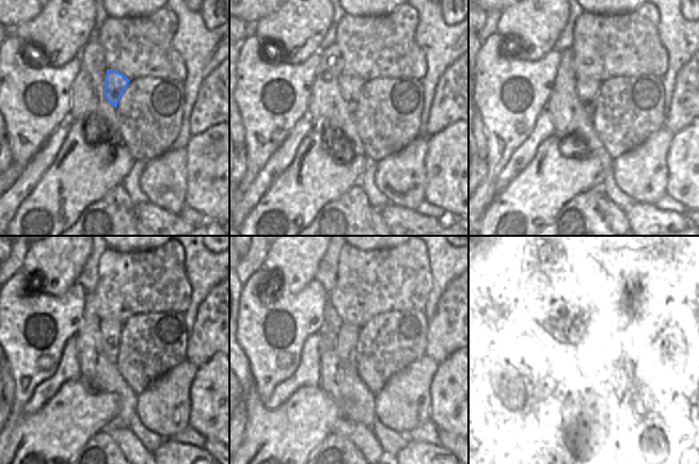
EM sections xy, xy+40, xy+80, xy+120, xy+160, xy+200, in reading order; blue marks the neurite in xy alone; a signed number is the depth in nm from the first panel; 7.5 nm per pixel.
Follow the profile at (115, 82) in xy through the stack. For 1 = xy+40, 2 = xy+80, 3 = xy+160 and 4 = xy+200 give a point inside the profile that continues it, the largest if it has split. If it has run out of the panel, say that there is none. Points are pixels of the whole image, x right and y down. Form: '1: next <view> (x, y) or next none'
1: next xy+40 (350, 86)
2: next xy+80 (587, 89)
3: next xy+160 (348, 335)
4: next xy+200 (581, 370)

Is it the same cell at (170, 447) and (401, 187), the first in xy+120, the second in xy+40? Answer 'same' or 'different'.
different

